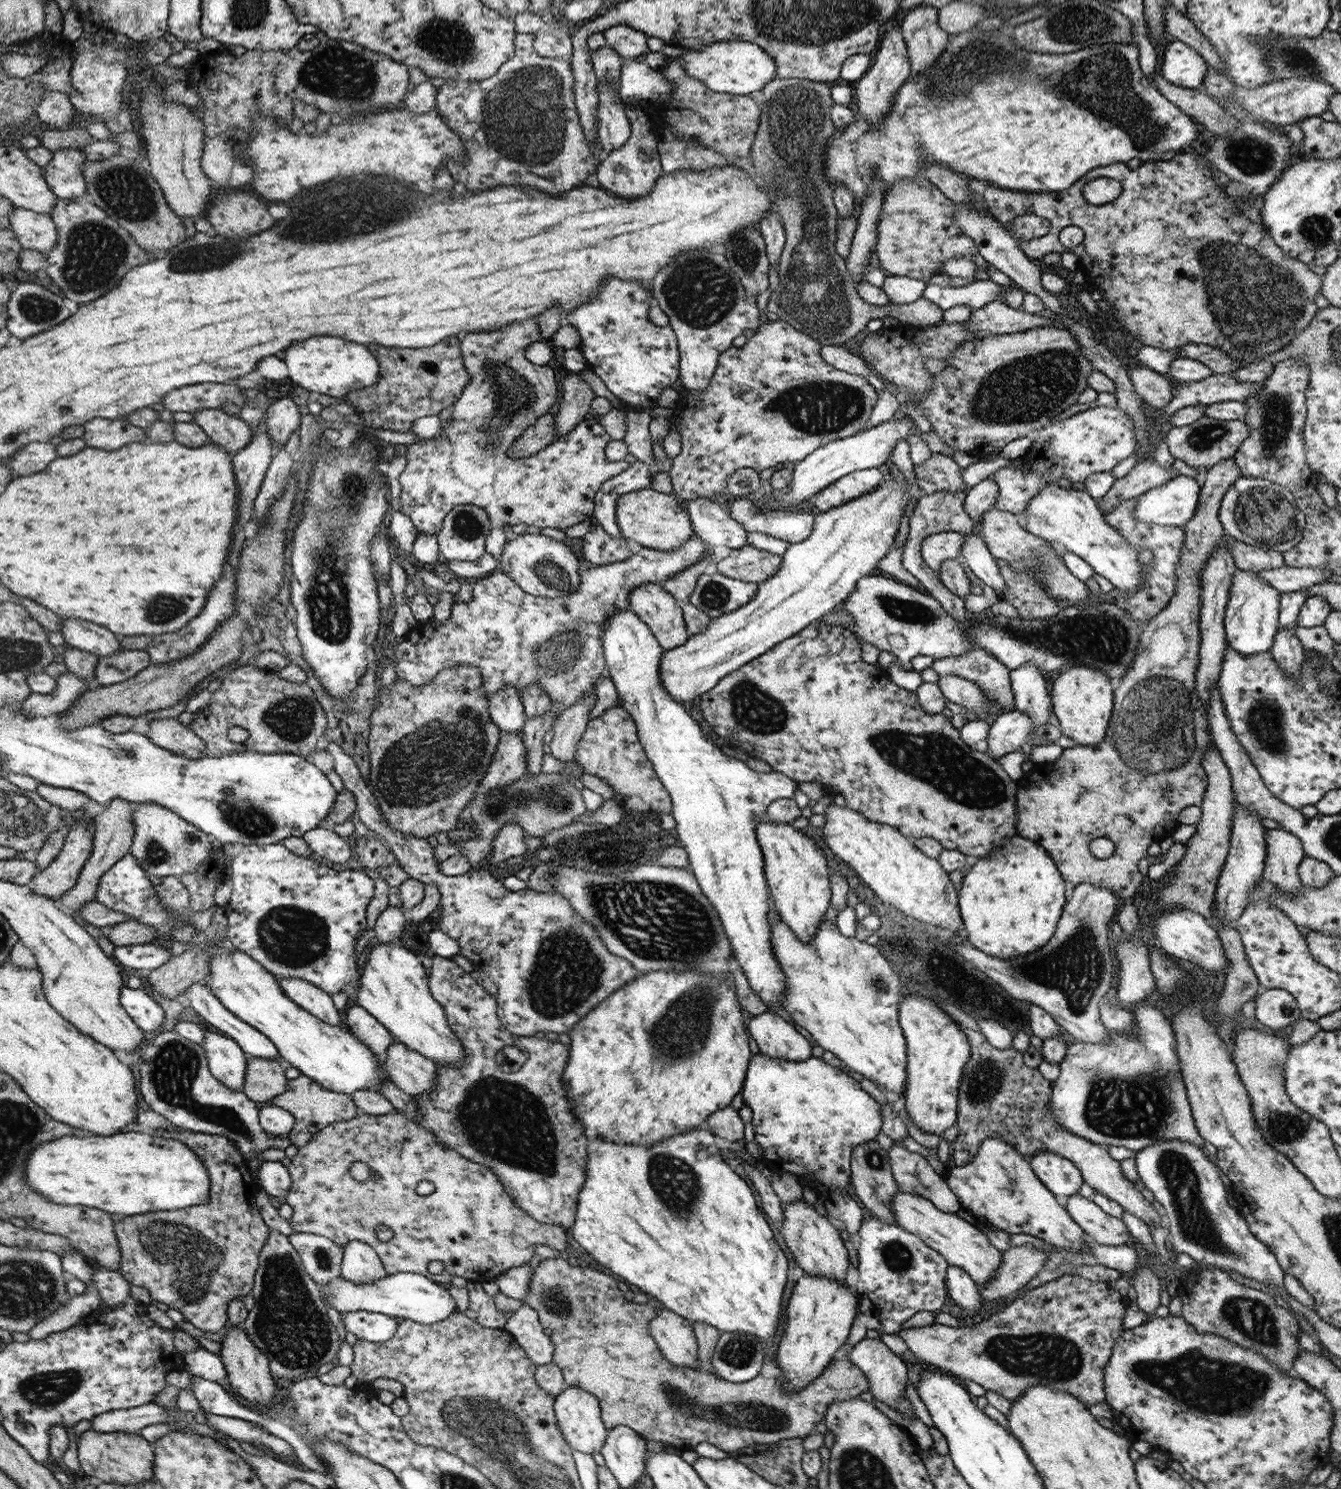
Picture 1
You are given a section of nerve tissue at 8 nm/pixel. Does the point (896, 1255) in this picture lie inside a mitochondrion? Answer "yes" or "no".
yes

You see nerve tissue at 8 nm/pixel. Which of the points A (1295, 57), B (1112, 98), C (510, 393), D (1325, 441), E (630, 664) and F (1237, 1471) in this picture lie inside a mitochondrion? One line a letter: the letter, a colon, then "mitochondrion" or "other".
A: mitochondrion
B: mitochondrion
C: mitochondrion
D: other
E: other
F: other

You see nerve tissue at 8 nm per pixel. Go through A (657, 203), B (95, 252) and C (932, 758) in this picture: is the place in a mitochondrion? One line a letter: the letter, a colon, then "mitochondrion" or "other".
A: other
B: mitochondrion
C: mitochondrion

